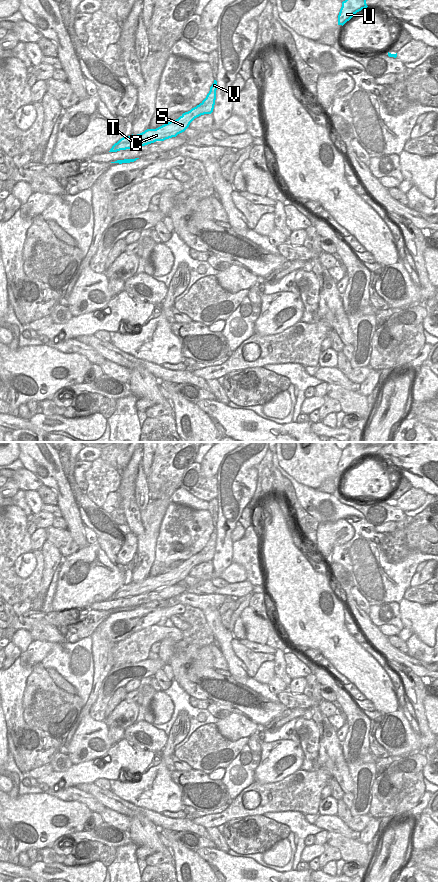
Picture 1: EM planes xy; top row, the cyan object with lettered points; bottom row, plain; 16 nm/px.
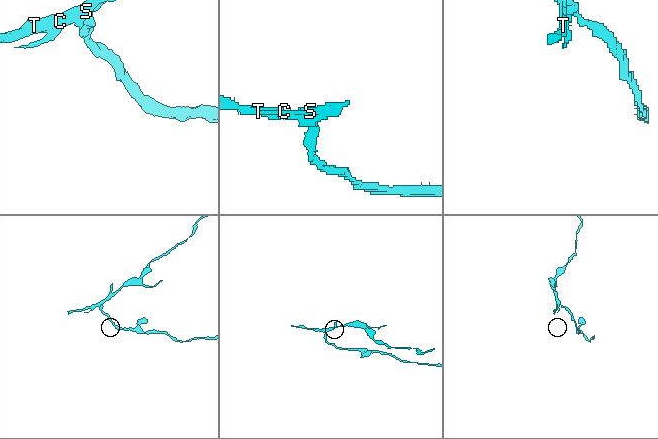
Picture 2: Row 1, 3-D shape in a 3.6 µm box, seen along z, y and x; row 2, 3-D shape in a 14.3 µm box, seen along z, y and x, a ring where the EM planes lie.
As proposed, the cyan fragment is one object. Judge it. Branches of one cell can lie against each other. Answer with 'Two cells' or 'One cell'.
Two cells.

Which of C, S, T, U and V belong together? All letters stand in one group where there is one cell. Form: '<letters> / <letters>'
C S T U / V

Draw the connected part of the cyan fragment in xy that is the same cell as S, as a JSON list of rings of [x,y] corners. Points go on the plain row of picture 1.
[[[197,553],[190,559],[183,561],[178,567],[170,569],[156,577],[147,577],[137,583],[124,584],[112,594],[109,600],[133,597],[156,589],[164,589],[176,585],[178,582],[184,580],[195,566],[207,562],[203,560],[204,557],[205,554]]]

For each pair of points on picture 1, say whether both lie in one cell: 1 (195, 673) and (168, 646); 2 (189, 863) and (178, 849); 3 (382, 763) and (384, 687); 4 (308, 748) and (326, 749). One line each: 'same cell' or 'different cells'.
1: same cell
2: same cell
3: different cells
4: different cells

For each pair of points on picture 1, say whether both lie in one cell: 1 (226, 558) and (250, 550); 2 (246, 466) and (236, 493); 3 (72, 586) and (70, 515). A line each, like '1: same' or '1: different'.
1: different
2: same
3: different

